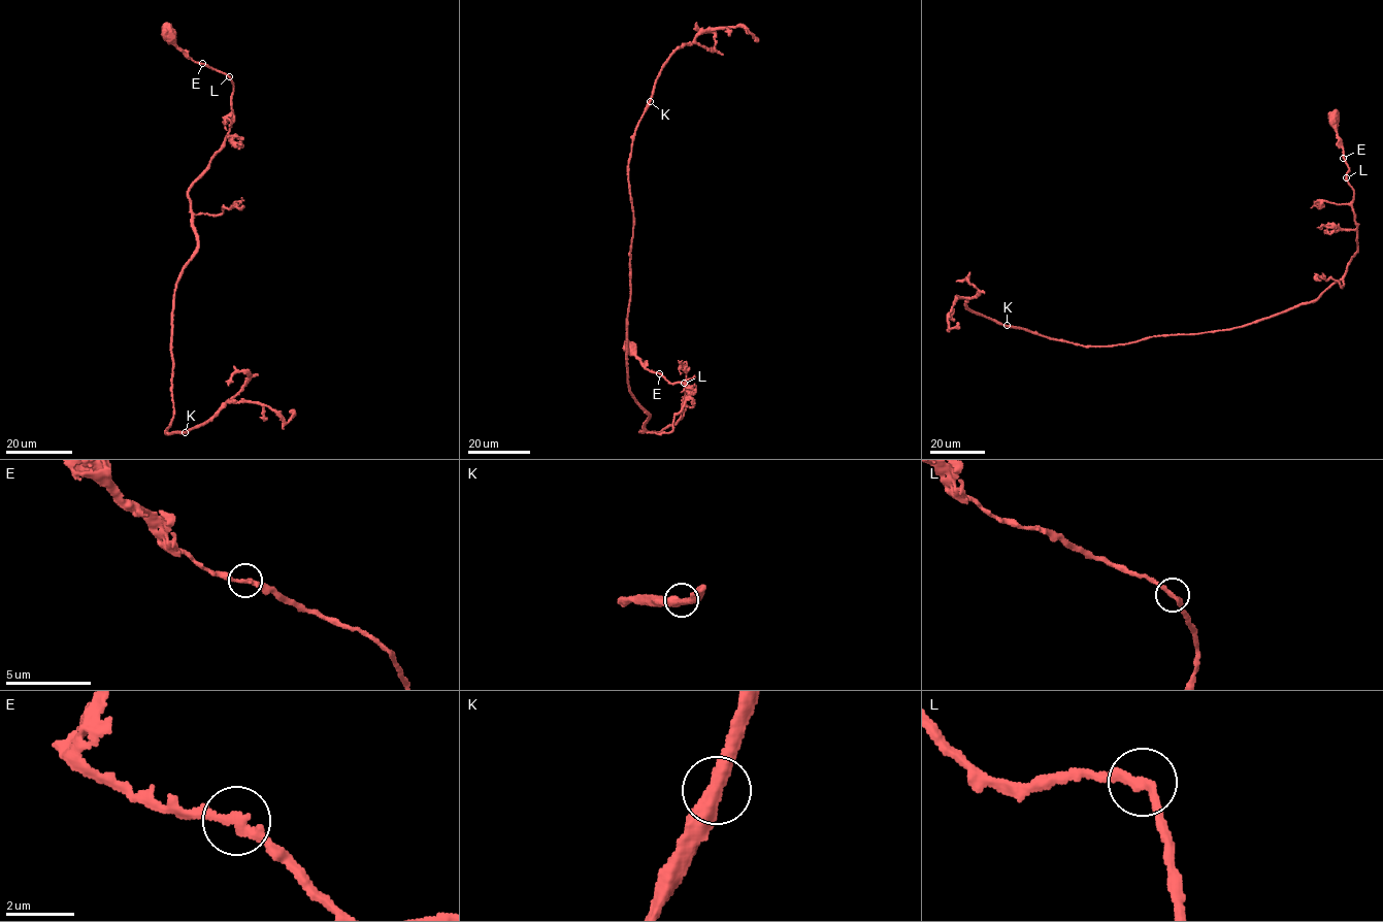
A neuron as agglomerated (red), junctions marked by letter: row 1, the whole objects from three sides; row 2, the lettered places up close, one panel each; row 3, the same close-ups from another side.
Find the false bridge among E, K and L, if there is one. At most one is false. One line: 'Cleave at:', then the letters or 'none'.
Cleave at: none

